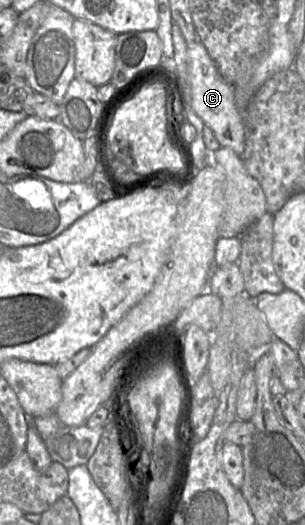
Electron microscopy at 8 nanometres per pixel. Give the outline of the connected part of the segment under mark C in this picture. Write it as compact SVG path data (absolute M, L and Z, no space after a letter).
M200 40L187 43L187 63L191 90L191 108L210 127L222 147L229 147L238 155L245 148L246 127L238 111L233 88L224 80Z

